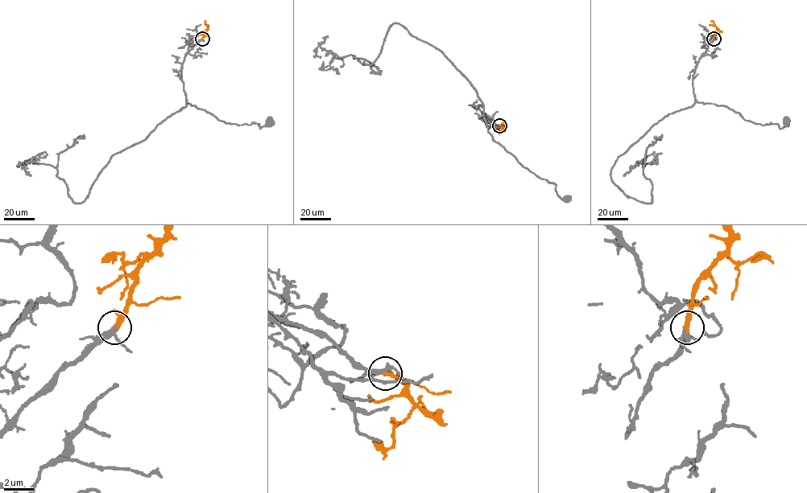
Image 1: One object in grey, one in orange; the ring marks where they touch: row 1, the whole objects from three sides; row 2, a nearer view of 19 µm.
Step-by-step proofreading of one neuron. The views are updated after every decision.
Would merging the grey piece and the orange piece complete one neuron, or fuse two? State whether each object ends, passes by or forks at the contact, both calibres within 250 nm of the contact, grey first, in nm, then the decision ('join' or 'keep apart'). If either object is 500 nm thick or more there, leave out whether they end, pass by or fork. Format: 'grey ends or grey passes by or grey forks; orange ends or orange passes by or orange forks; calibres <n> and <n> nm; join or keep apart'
grey passes by; orange passes by; calibres 280 and 280 nm; join

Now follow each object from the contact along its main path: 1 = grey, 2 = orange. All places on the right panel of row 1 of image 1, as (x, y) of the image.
1: (713, 39), (695, 68), (695, 100), (726, 106), (754, 123), (776, 124), (782, 128), (786, 121)
2: (713, 39), (718, 29), (710, 21)

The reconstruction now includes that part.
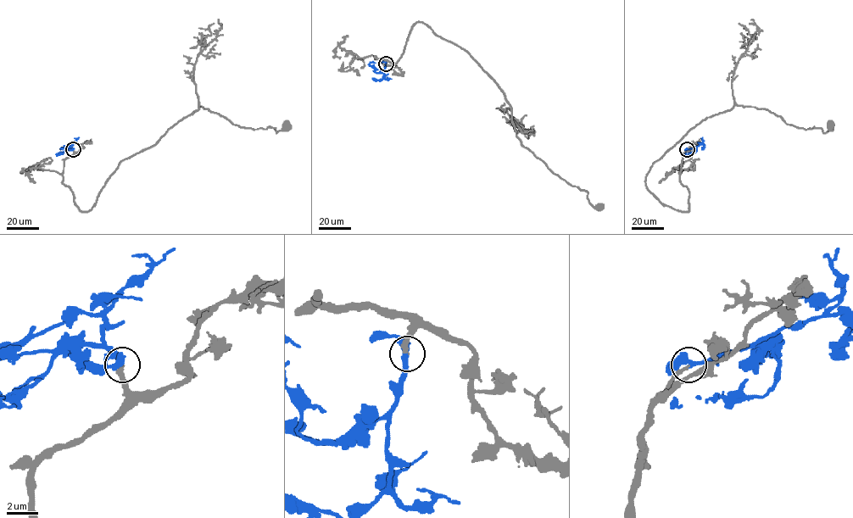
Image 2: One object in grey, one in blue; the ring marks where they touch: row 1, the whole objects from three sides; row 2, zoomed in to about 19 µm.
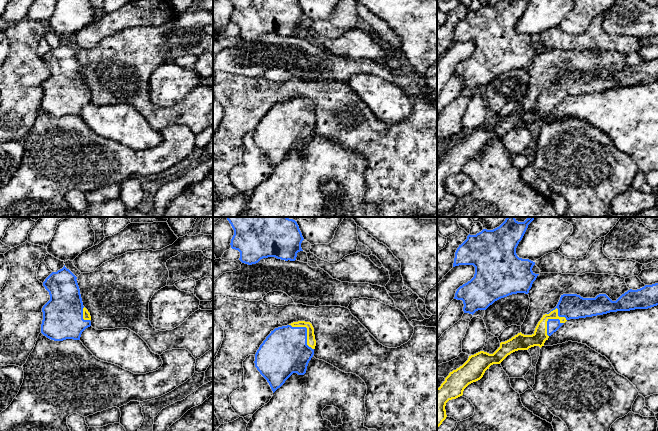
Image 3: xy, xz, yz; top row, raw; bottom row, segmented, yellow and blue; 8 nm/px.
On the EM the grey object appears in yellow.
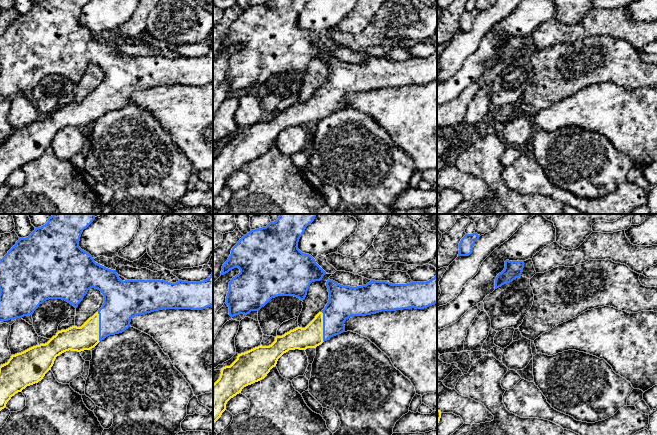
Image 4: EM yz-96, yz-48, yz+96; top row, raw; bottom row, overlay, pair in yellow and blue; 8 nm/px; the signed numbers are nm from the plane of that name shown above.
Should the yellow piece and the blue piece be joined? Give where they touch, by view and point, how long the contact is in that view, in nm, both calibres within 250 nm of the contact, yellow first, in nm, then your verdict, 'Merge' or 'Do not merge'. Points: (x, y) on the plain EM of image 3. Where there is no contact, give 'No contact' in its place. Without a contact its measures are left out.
Touches yellow at yz (550, 94). Shared border 240 nm. Thickness 120 nm (yellow) against 100 nm. Merge

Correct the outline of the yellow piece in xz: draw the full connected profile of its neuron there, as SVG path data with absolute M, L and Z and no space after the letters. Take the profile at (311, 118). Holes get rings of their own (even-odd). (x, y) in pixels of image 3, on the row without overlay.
M298 97L275 104L257 126L255 143L274 169L293 149L306 149L315 122L310 98Z

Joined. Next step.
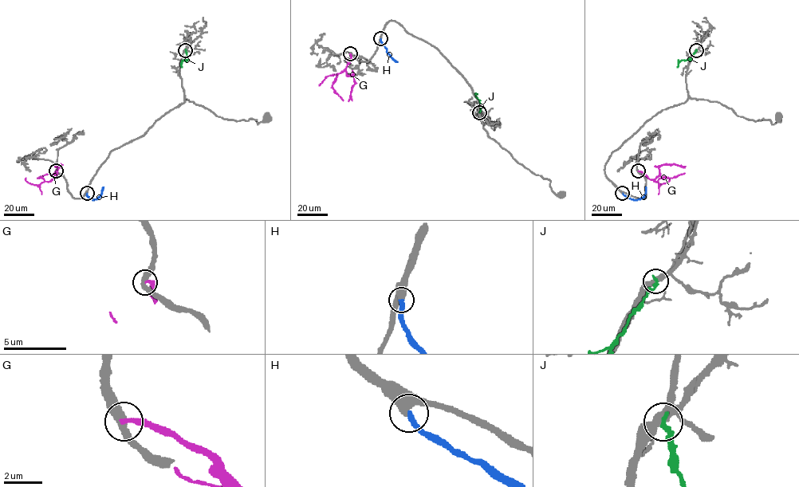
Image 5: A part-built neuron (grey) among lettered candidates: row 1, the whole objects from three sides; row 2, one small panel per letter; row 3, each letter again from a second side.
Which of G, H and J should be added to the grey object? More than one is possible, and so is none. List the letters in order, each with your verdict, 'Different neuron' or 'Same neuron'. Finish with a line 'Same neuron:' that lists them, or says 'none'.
G: Different neuron
H: Same neuron
J: Different neuron
Same neuron: H

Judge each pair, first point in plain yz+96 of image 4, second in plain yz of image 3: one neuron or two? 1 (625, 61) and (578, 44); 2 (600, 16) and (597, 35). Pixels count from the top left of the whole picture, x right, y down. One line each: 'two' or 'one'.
1: two
2: one

